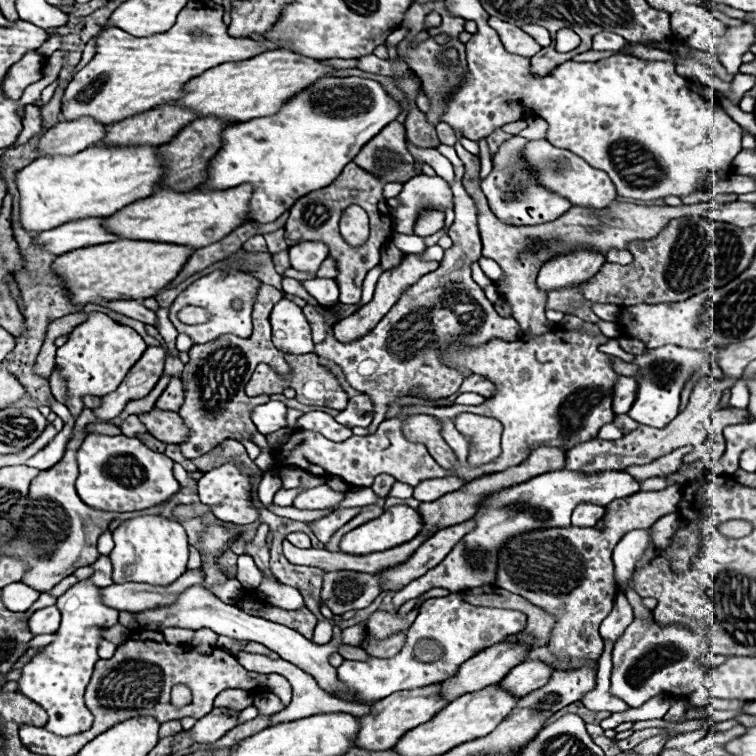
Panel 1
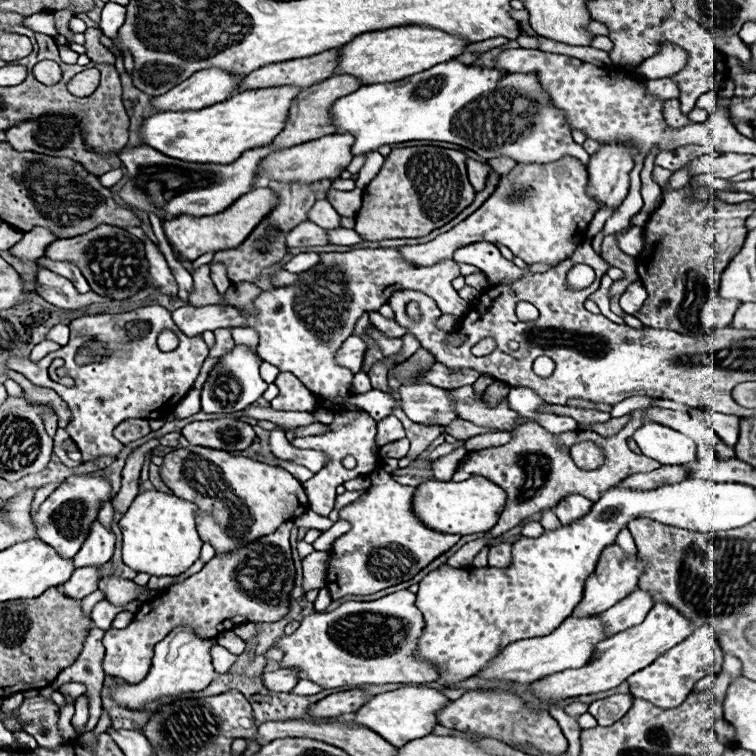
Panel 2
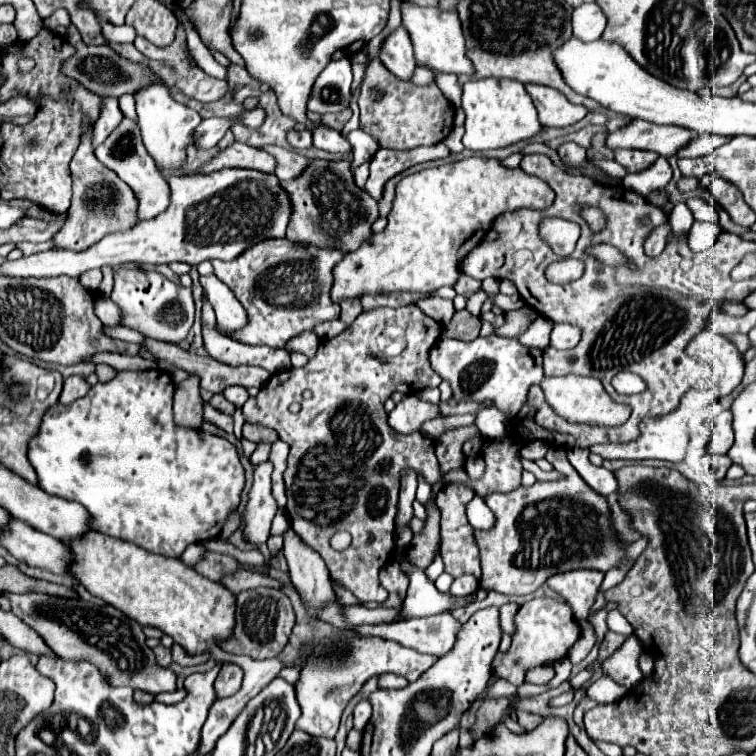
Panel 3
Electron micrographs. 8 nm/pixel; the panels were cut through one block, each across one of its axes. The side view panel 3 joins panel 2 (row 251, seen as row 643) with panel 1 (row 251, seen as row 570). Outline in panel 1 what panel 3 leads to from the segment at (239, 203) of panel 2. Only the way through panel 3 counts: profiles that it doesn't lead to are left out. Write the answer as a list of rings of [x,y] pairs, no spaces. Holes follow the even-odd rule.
[[[120,238],[116,242],[106,242],[104,246],[88,246],[84,250],[62,254],[54,260],[52,270],[64,278],[76,304],[102,300],[144,300],[148,296],[156,296],[156,292],[170,284],[194,252],[194,248],[180,244]]]

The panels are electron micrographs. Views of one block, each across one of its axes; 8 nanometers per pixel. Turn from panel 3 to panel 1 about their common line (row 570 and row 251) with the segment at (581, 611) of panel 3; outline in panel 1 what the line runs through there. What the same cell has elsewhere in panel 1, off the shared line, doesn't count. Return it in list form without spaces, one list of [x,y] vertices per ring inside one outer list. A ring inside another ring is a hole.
[[[572,250],[572,254],[544,262],[538,274],[538,288],[550,292],[580,284],[592,278],[604,262],[606,258],[602,254],[596,254],[596,250]]]

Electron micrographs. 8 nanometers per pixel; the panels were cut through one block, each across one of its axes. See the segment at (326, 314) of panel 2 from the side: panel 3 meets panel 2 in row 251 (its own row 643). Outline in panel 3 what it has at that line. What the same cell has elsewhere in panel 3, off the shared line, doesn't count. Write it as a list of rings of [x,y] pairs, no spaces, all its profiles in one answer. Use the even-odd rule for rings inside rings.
[[[358,638],[352,640],[352,646],[346,650],[344,658],[338,658],[330,654],[326,660],[322,654],[314,656],[306,668],[300,672],[300,680],[296,684],[296,696],[298,704],[302,708],[302,716],[296,722],[296,728],[302,732],[308,732],[310,736],[324,736],[334,738],[338,732],[340,716],[348,700],[362,688],[362,684],[384,672],[394,672],[398,676],[408,678],[410,682],[418,680],[422,672],[426,672],[438,658],[430,654],[420,654],[412,648],[404,648],[398,642],[384,640],[384,638]]]

